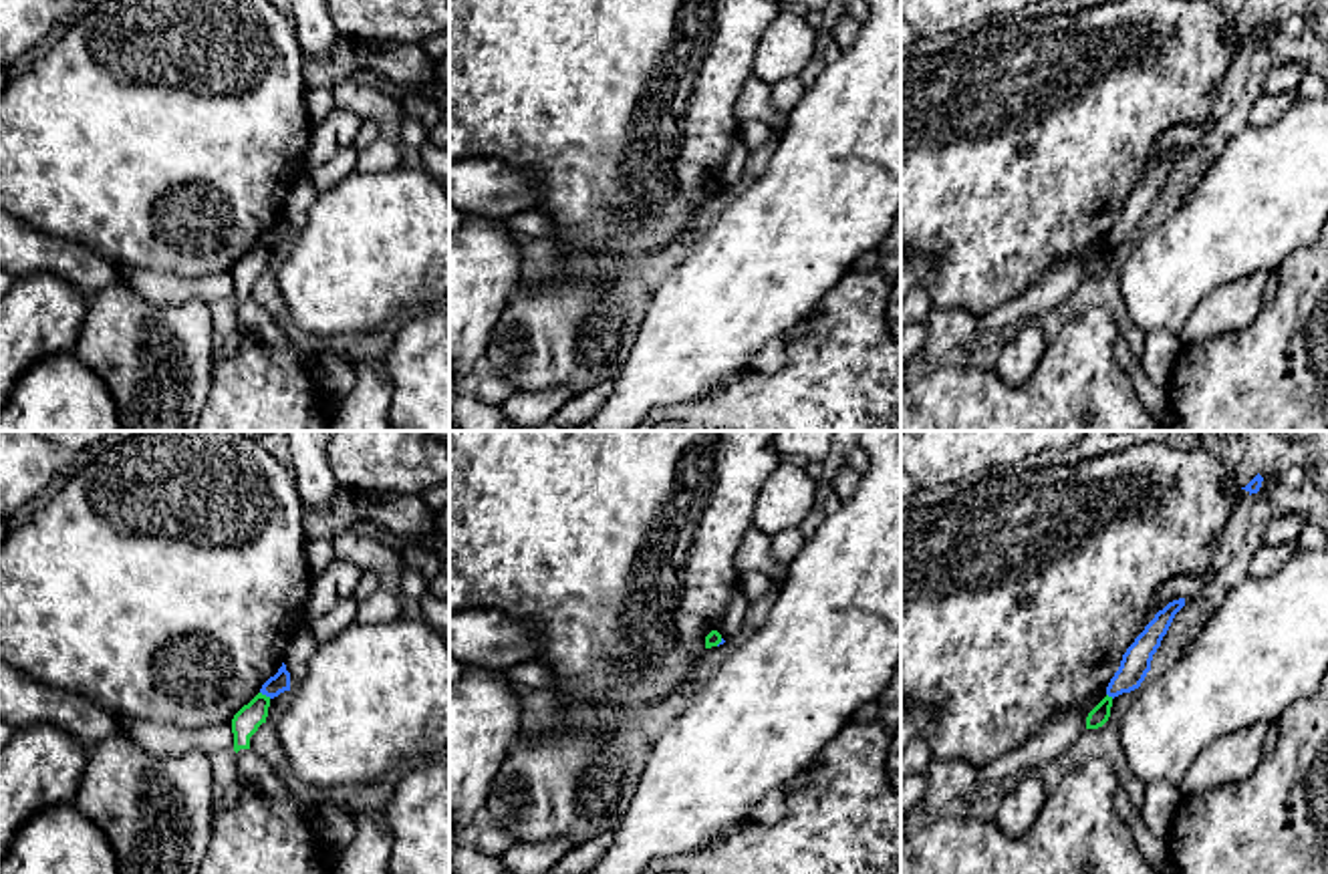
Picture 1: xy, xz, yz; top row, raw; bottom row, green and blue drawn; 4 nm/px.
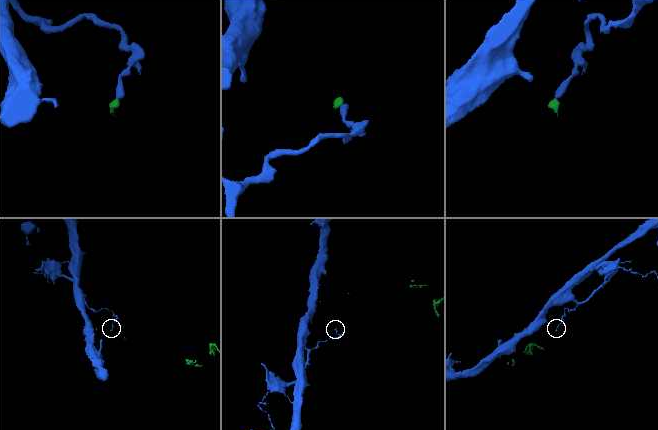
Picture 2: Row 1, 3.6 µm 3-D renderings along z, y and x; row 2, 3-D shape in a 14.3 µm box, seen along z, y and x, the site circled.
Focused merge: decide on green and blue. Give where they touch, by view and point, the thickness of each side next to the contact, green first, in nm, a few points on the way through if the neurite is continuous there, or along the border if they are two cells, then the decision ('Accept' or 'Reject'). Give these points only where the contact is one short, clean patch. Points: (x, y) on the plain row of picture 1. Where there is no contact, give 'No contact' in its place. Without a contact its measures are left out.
Touches green at xy (264, 244). Thickness 110 nm (green) against 80 nm. Boundary: xy (260, 240), (271, 246). Reject

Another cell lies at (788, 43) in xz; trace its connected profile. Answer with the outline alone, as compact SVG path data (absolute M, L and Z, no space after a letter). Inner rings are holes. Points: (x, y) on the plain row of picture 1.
M780 12L764 30L756 56L754 77L774 85L798 75L820 50L816 30L800 16Z

